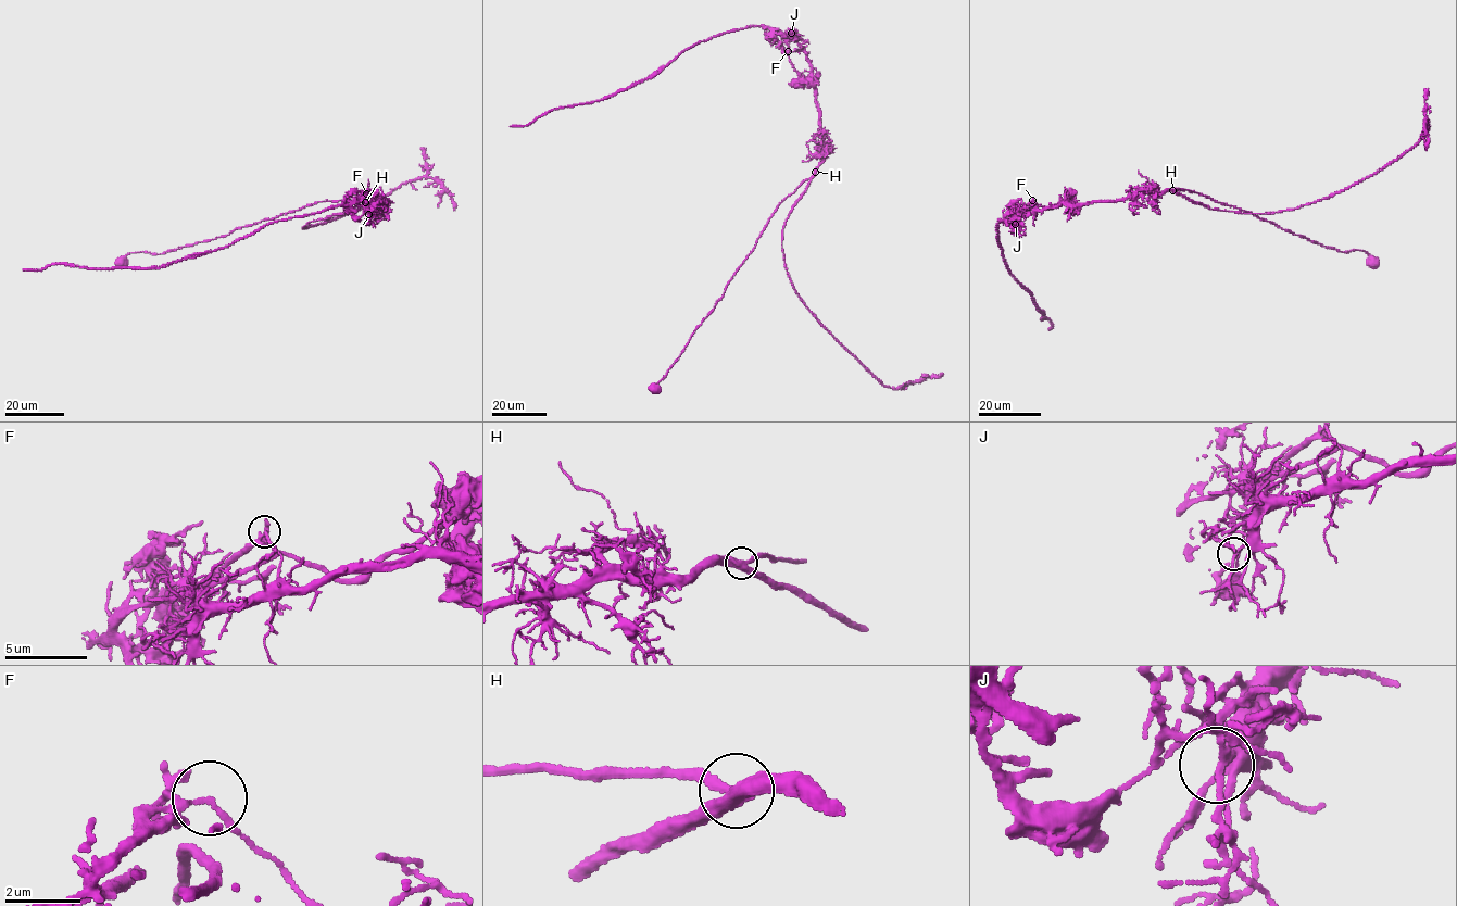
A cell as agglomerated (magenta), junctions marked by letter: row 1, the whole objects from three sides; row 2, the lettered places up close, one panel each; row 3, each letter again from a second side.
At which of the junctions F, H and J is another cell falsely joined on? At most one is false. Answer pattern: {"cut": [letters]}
{"cut": ["F"]}

